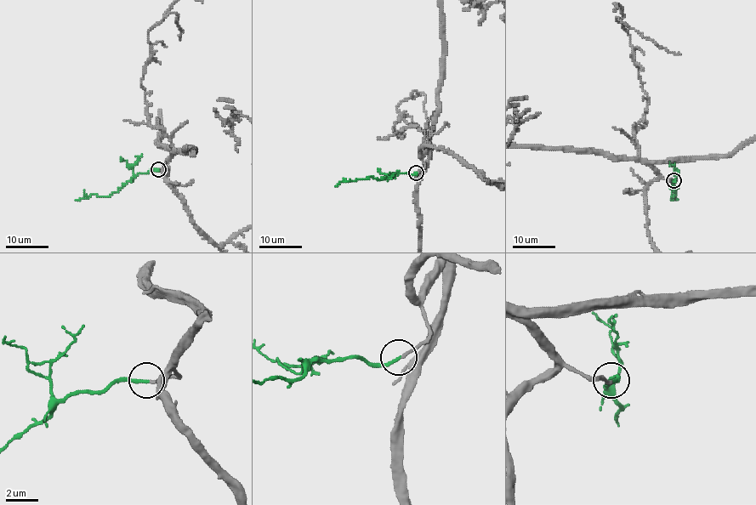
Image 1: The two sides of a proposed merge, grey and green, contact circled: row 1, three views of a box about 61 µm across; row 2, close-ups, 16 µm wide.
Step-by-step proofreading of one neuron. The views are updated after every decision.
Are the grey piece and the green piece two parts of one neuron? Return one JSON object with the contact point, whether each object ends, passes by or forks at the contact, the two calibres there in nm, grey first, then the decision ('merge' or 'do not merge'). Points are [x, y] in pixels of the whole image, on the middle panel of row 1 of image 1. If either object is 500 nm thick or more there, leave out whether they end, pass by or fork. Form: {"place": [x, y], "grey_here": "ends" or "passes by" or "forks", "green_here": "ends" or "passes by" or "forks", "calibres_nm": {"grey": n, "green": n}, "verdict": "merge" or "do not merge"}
{"place": [416, 173], "grey_here": "ends", "green_here": "ends", "calibres_nm": {"grey": 180, "green": 200}, "verdict": "merge"}

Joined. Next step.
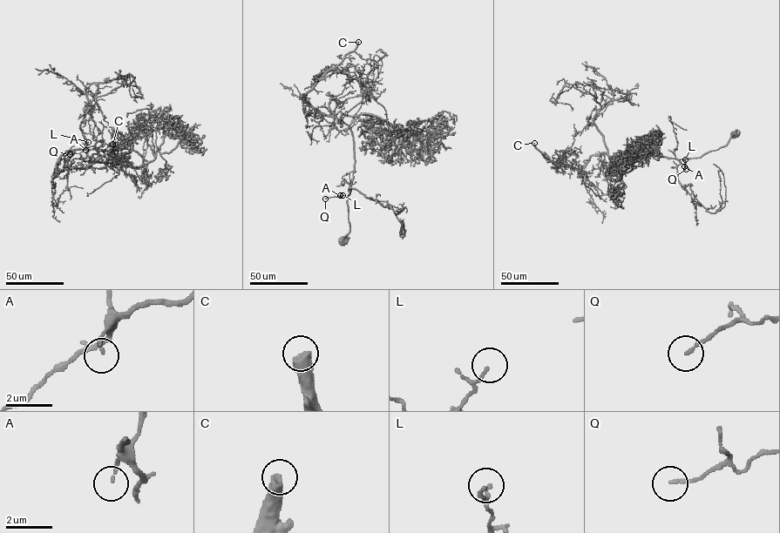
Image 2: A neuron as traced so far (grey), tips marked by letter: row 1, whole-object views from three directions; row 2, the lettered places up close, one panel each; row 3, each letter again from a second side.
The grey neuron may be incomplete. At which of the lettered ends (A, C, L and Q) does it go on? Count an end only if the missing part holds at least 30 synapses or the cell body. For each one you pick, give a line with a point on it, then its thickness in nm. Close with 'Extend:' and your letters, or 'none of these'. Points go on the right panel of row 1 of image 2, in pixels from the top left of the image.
C: (534, 143) | 600 nm
Extend: C

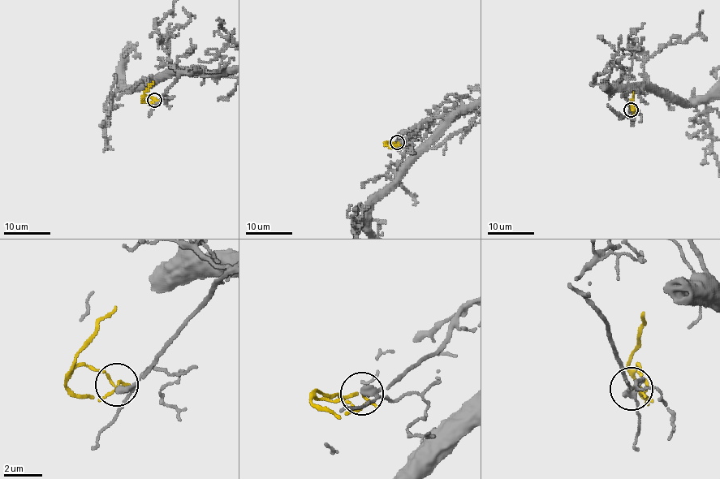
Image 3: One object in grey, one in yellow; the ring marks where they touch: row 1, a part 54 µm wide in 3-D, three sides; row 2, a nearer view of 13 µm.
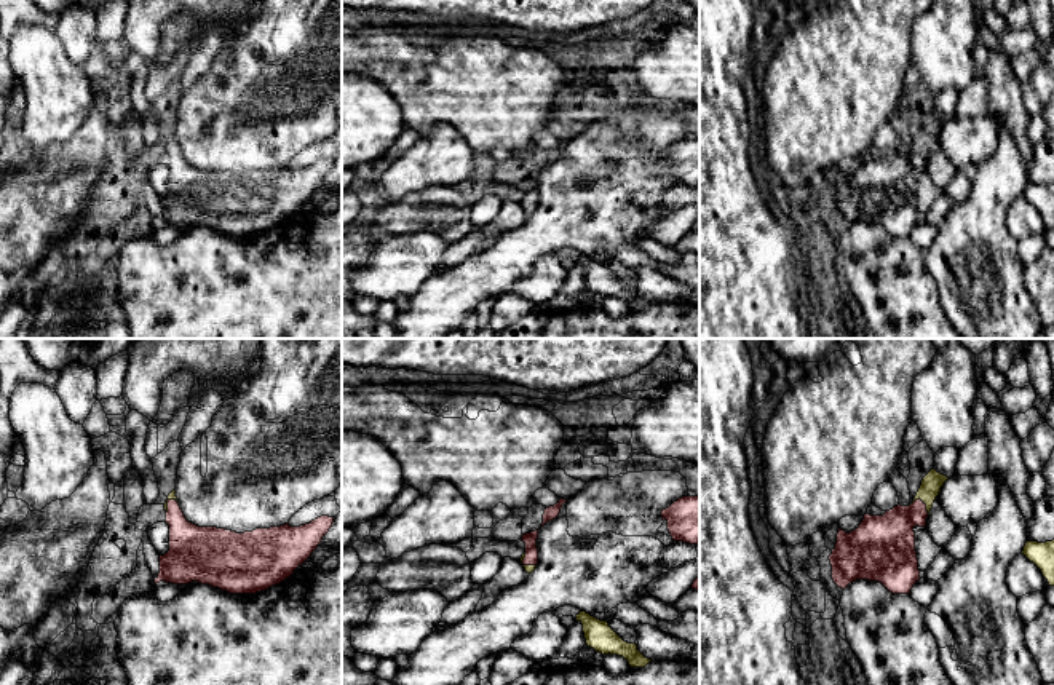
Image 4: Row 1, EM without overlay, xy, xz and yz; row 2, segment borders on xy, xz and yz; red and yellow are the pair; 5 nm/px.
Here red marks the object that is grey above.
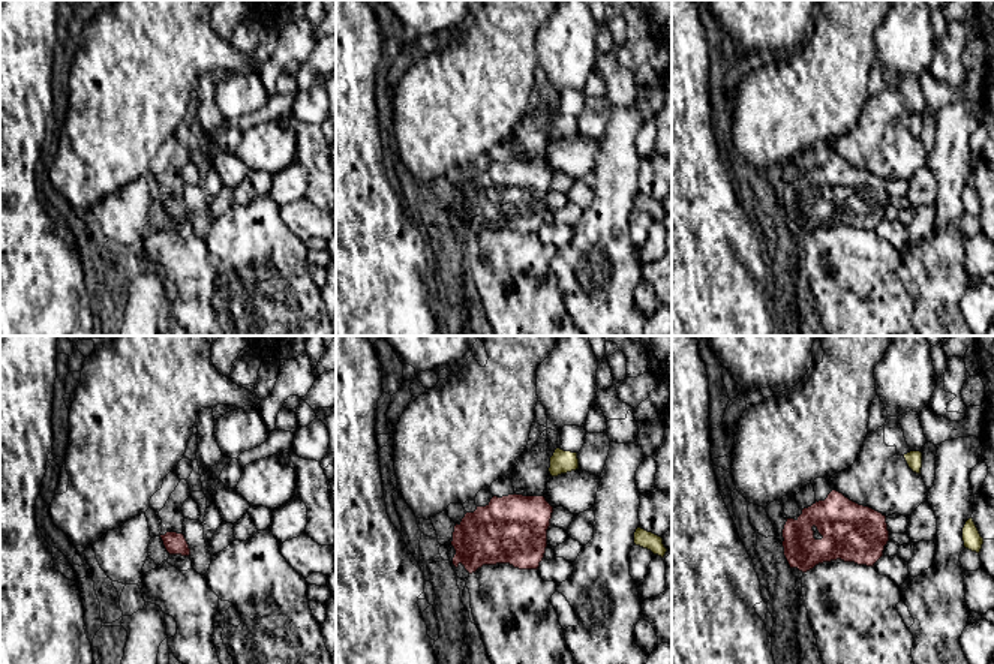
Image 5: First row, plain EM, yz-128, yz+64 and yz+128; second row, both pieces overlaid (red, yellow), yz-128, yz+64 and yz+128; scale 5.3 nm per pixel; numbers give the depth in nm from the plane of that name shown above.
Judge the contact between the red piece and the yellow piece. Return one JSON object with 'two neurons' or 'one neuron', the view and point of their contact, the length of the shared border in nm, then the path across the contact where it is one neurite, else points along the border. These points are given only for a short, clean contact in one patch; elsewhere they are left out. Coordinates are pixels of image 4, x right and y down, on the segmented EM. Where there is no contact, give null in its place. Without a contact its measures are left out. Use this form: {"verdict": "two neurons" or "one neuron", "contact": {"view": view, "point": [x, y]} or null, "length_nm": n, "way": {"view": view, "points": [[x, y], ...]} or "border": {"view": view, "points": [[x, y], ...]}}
{"verdict": "one neuron", "contact": {"view": "yz", "point": [922, 502]}, "length_nm": 110, "way": {"view": "yz", "points": [[890, 540], [922, 502], [933, 481]]}}

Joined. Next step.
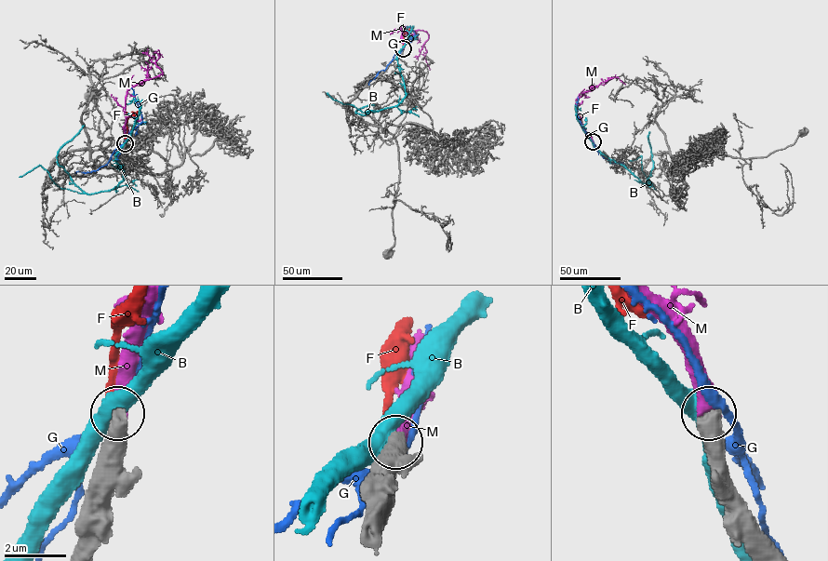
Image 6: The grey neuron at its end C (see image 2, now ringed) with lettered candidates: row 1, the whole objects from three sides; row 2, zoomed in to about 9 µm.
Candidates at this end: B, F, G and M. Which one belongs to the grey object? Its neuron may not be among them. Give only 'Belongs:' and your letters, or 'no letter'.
Belongs: M

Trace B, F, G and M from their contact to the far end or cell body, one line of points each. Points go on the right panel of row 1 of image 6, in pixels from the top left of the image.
B: (592, 141), (600, 152), (623, 165), (647, 184), (653, 166), (649, 131)
F: (592, 141), (577, 115)
G: (593, 141), (604, 157), (610, 163), (623, 164)
M: (592, 141), (578, 118), (578, 99), (612, 78), (618, 77), (625, 84)

